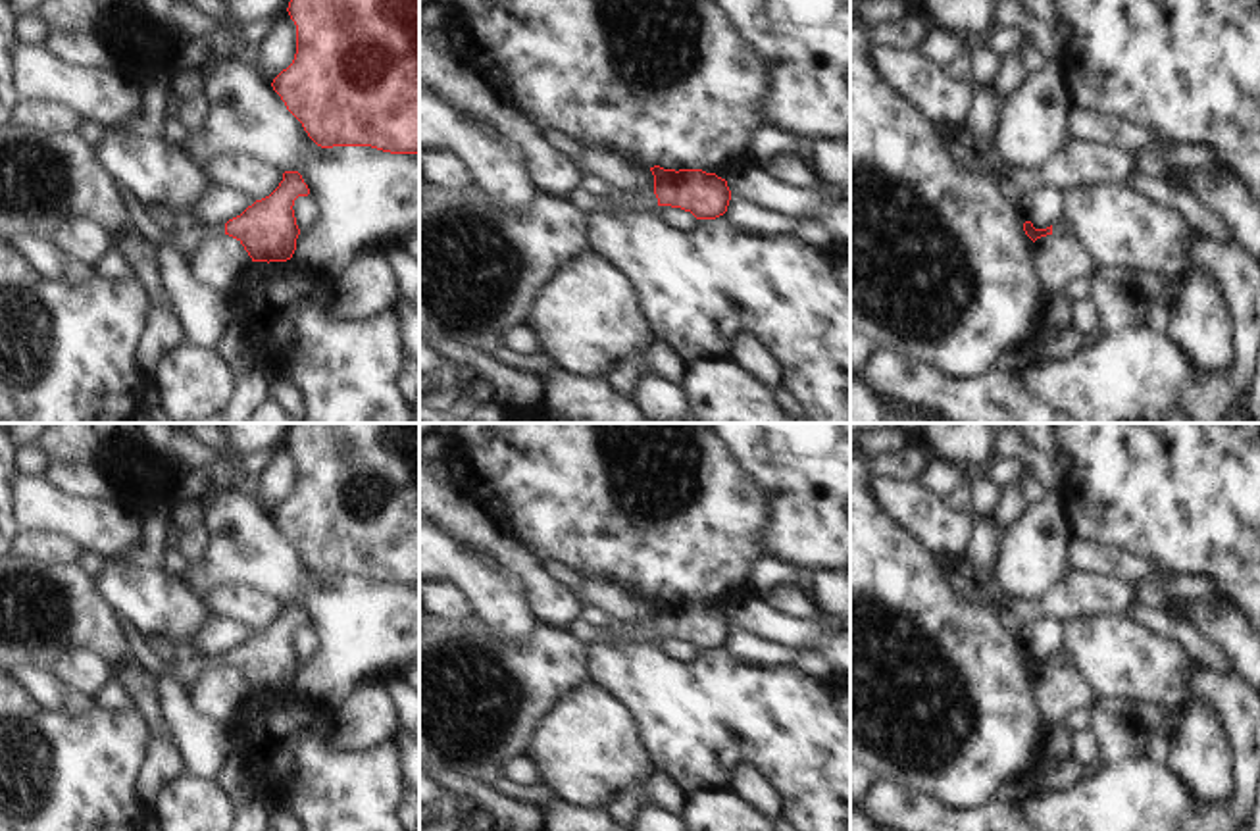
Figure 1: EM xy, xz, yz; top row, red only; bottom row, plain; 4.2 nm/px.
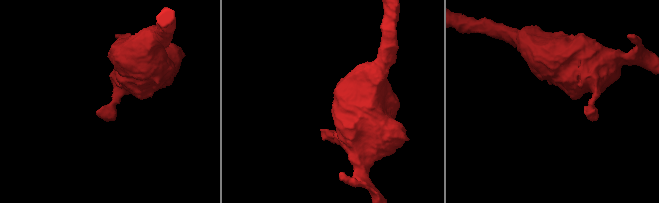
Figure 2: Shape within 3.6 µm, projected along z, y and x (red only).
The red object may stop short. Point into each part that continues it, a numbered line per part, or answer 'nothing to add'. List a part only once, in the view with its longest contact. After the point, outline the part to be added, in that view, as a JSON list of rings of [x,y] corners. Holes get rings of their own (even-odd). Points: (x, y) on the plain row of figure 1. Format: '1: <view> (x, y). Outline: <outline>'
1: xz (647, 631). Outline: [[[577,619],[569,623],[566,629],[585,642],[610,642],[614,637],[635,639],[644,642],[652,642],[658,639],[654,619],[648,619],[644,623],[616,621],[612,627],[594,627],[585,619]]]

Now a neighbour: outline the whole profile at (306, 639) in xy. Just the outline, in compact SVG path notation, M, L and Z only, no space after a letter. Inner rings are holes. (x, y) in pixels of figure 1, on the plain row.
M312 625L298 627L294 631L292 641L294 641L294 648L296 648L296 656L300 664L308 664L319 654L321 641L319 641L319 633L315 627Z

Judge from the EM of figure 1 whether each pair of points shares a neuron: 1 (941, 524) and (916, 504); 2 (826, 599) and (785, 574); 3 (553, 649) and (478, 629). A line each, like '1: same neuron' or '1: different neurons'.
1: same neuron
2: same neuron
3: same neuron

